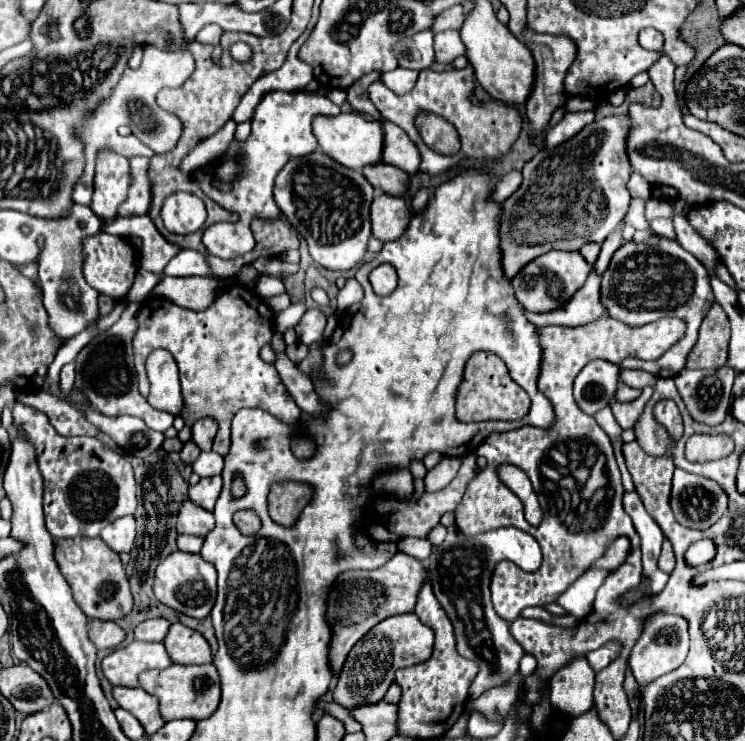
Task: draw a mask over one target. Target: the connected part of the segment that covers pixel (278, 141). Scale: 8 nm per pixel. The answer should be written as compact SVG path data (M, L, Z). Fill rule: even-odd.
M296 90L296 92L268 92L262 96L260 104L254 110L252 116L252 132L248 140L232 140L230 150L226 156L240 154L242 158L238 160L240 174L234 180L220 180L216 176L216 164L202 167L193 172L194 180L199 184L207 197L218 202L222 208L236 212L246 224L250 224L256 216L260 220L276 220L280 216L280 210L272 198L272 186L278 170L292 158L292 156L302 156L318 148L318 142L312 134L312 118L316 114L338 114L340 108L328 98L318 92L306 92L306 90ZM201 172L201 175L195 175ZM206 177L206 182L202 179Z

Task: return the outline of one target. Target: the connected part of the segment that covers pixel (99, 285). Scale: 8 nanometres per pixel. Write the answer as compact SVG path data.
M88 236L86 242L86 258L84 258L84 278L90 286L94 286L100 294L106 294L114 300L122 300L138 274L138 252L134 246L124 246L122 236Z

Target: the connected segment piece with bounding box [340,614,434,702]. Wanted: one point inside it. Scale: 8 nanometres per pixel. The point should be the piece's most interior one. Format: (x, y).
(402, 640)

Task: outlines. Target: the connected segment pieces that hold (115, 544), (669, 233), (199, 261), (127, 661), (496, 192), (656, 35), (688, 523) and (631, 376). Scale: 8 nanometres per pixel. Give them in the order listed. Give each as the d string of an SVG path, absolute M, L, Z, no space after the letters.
M124 516L108 524L102 532L100 538L114 550L114 552L130 552L136 536L136 524L132 516Z
M656 218L650 226L652 226L652 230L654 230L658 236L664 236L664 238L670 238L670 240L676 238L674 224L672 224L672 220L668 220L668 218Z
M180 250L164 268L166 276L212 276L204 256L196 250Z
M130 642L116 648L102 660L102 674L112 686L138 686L138 674L152 668L170 666L164 644Z
M512 170L510 174L506 174L504 178L500 178L494 188L492 188L492 194L490 194L490 200L492 202L504 202L512 192L516 192L516 188L520 186L522 182L522 174L518 170Z
M647 28L640 32L639 43L642 47L648 47L650 50L661 51L664 38L657 30L653 28Z
M674 470L670 506L676 522L686 528L706 530L726 510L726 494L708 478Z
M624 370L620 374L620 382L624 382L626 386L632 388L644 388L644 386L654 386L656 384L656 376L644 372L644 370Z

